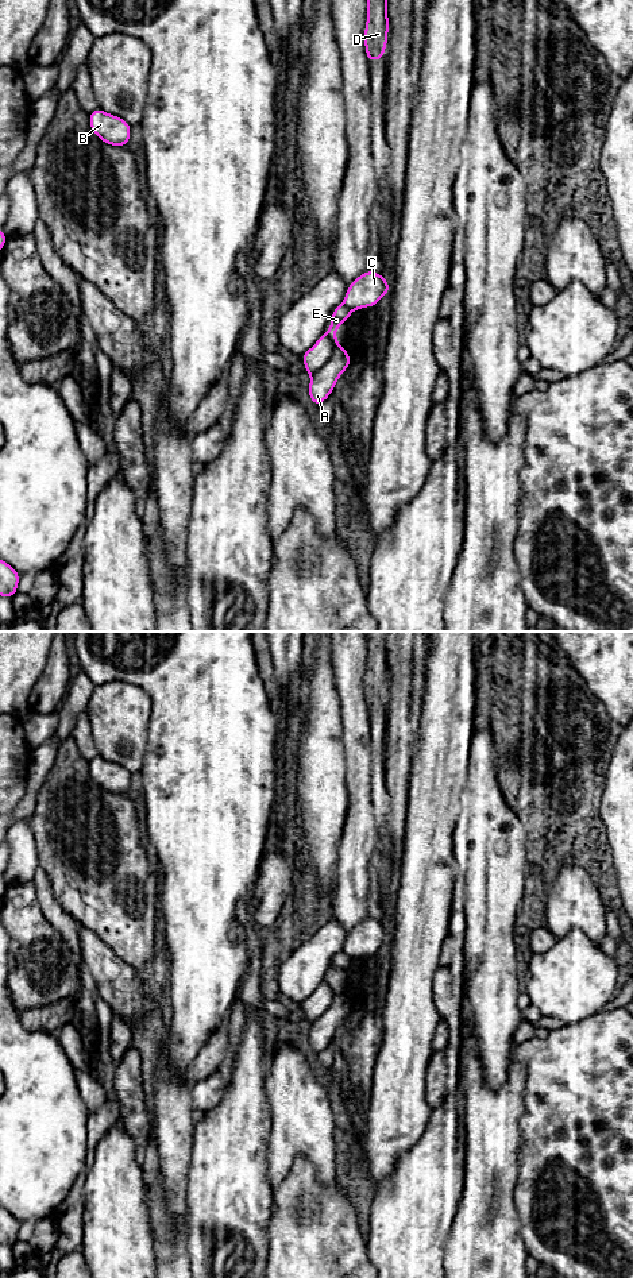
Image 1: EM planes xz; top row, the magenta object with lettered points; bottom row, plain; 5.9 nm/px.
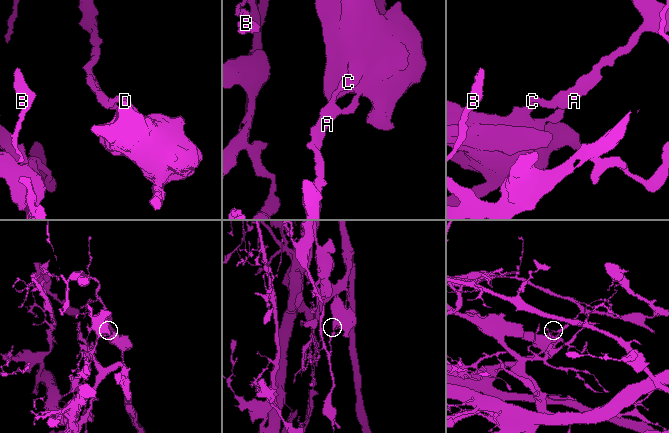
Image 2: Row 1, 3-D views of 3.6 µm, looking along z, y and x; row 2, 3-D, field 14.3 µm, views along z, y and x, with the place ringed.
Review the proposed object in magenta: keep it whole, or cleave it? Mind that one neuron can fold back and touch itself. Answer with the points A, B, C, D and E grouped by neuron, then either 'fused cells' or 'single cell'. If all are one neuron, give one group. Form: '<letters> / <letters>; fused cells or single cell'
A B C D / E; fused cells

